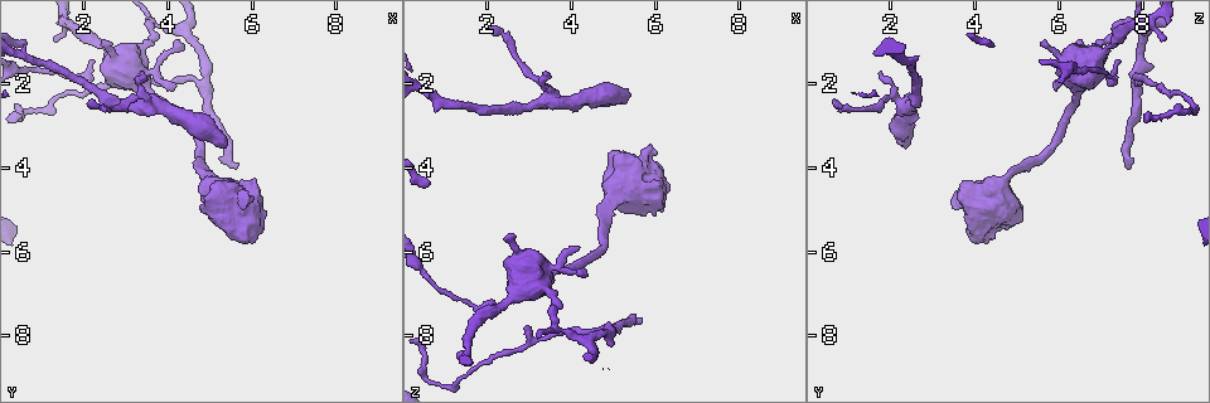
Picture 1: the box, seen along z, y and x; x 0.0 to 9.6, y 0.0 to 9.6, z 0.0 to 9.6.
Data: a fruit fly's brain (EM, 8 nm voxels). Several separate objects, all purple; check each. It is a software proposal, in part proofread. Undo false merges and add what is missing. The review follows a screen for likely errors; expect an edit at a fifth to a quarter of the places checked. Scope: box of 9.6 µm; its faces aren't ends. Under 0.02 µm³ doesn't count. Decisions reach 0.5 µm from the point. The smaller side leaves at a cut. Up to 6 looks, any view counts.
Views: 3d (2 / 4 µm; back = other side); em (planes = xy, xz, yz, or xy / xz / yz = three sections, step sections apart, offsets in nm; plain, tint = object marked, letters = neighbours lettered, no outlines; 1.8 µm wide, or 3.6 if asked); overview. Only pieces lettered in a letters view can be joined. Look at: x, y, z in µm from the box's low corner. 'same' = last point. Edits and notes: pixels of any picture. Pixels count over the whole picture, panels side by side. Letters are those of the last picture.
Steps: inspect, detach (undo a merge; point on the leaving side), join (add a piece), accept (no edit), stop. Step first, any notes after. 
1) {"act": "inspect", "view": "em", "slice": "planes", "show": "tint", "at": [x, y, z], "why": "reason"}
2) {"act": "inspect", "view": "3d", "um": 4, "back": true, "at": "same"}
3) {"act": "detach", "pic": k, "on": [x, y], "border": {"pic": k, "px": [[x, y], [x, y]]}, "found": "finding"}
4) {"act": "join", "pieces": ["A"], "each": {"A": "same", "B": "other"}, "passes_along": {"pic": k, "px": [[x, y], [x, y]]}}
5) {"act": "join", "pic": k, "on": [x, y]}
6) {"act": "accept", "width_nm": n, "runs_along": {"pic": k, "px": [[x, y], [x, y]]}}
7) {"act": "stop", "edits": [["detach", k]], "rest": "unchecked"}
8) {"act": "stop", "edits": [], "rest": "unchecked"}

{"act": "inspect", "view": "em", "slice": "xz", "step": 8, "show": "letters", "at": [2.10, 2.40, 0.70], "why": "branch stops here"}

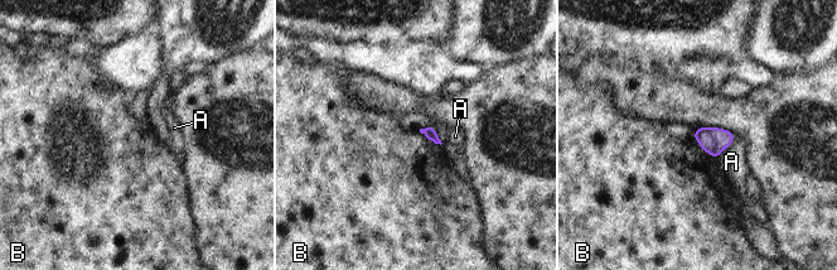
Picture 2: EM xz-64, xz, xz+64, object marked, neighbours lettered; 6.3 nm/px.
{"act": "accept", "width_nm": 80, "each": {"A": "other", "B": "other"}, "border": {"pic": 2, "px": [[692, 135], [716, 159]]}, "found": "no lettered piece goes on from it"}

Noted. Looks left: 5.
{"act": "inspect", "view": "em", "slice": "yz", "step": 4, "show": "plain", "at": [3.35, 1.70, 1.80]}

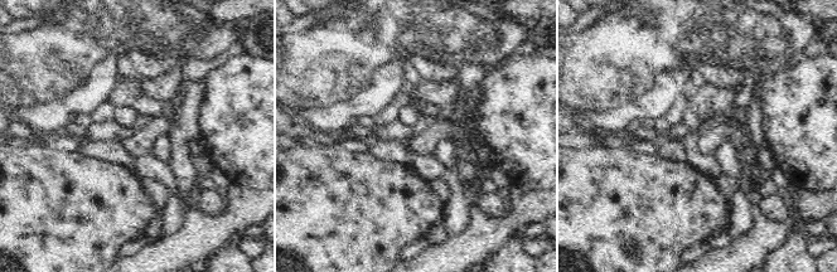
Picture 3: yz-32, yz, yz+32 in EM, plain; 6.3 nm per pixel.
{"act": "inspect", "view": "em", "slice": "yz", "step": 4, "show": "letters", "at": "same"}

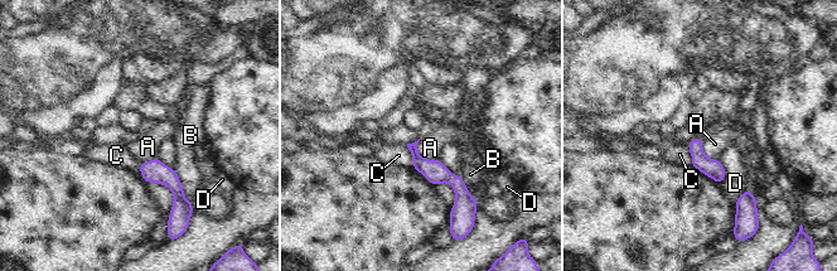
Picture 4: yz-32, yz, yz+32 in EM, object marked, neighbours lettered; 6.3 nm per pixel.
{"act": "accept", "longest_contact_nm": ["B", 260], "each": {"A": "other", "B": "other", "C": "other", "D": "other"}, "border": {"pic": 4, "px": [[417, 141], [422, 156], [438, 159]]}, "found": "no lettered piece goes on from it"}

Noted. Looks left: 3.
{"act": "inspect", "view": "em", "slice": "planes", "show": "letters", "at": [4.30, 0.70, 8.05], "why": "a fork"}

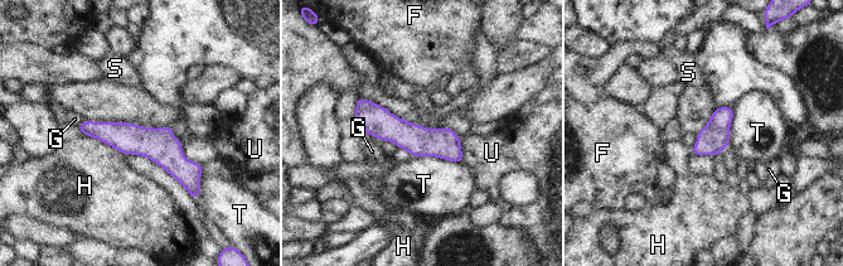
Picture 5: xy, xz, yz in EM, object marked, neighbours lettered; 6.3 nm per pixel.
{"act": "accept", "longest_contact_nm": ["T", 340], "each": {"F": "other", "G": "other", "H": "other", "S": "other", "T": "other", "U": "other"}, "runs_along": {"pic": 5, "px": [[82, 127], [156, 144], [197, 180]]}, "found": "all the same cell"}

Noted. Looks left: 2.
{"act": "stop", "edits": [], "rest": "unchecked"}

